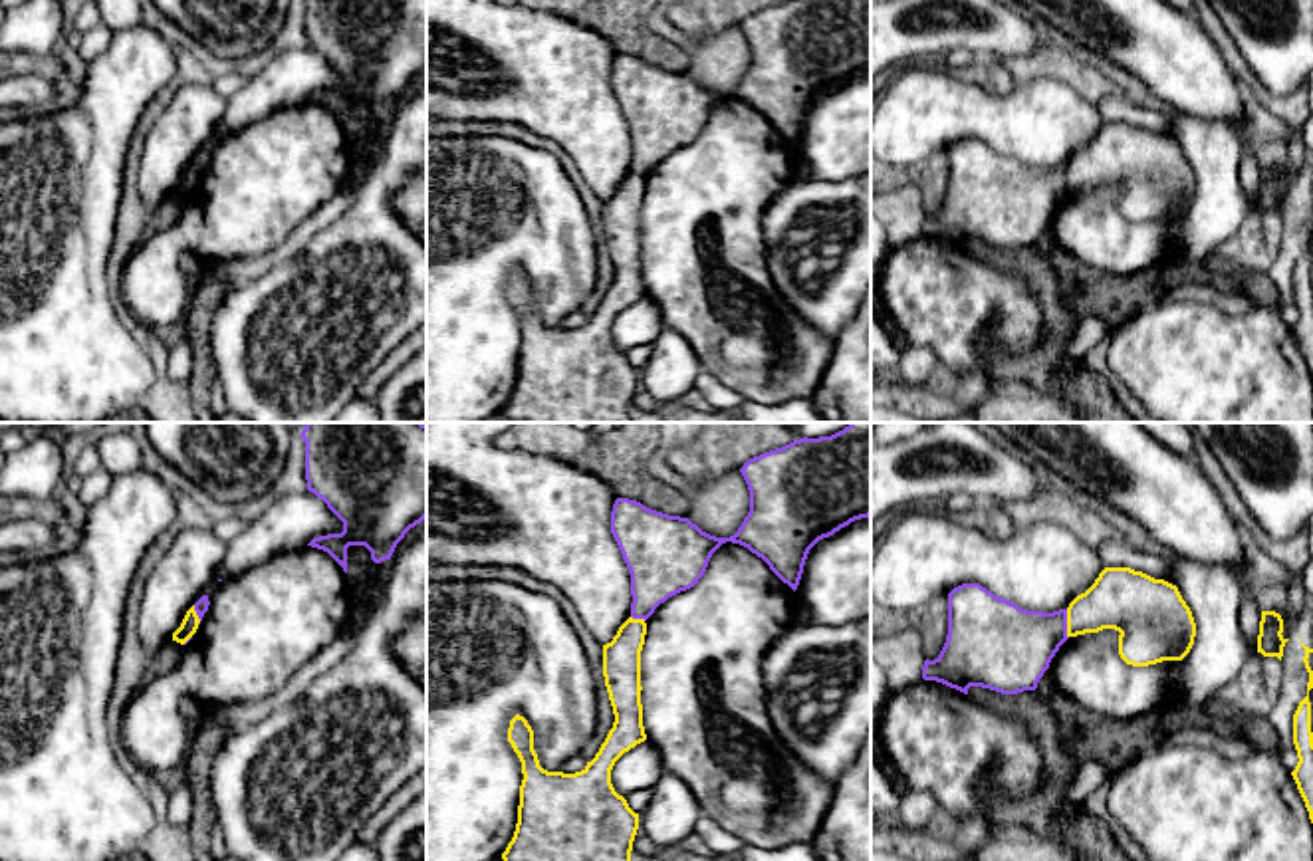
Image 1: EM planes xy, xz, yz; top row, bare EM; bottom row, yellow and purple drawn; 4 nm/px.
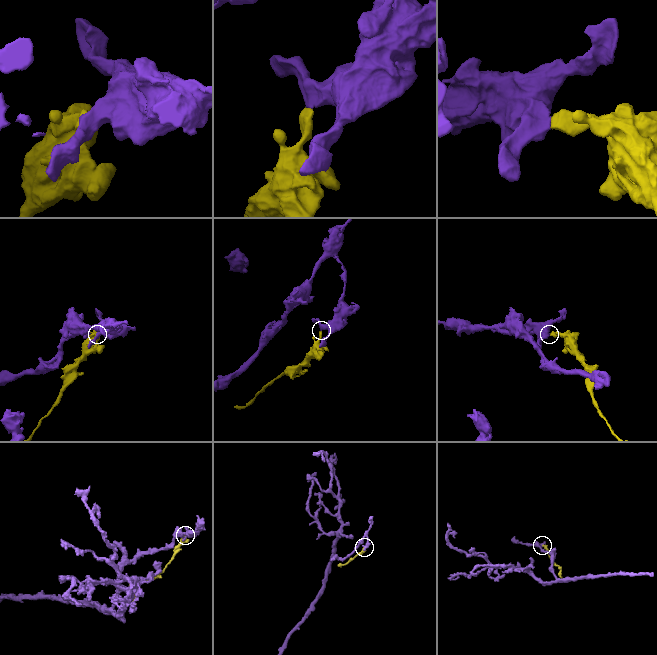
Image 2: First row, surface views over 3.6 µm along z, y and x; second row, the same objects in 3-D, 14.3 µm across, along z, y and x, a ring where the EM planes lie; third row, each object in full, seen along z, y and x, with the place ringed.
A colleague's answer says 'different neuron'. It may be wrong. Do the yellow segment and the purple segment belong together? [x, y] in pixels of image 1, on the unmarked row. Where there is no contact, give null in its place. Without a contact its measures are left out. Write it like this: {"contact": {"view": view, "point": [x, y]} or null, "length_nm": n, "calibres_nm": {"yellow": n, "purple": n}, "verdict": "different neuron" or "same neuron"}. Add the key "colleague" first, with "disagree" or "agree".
{"colleague": "agree", "contact": {"view": "yz", "point": [1068, 179]}, "length_nm": 120, "calibres_nm": {"yellow": 260, "purple": 320}, "verdict": "different neuron"}

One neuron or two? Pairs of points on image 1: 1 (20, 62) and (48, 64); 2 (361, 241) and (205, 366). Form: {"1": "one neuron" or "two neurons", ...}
{"1": "one neuron", "2": "two neurons"}

